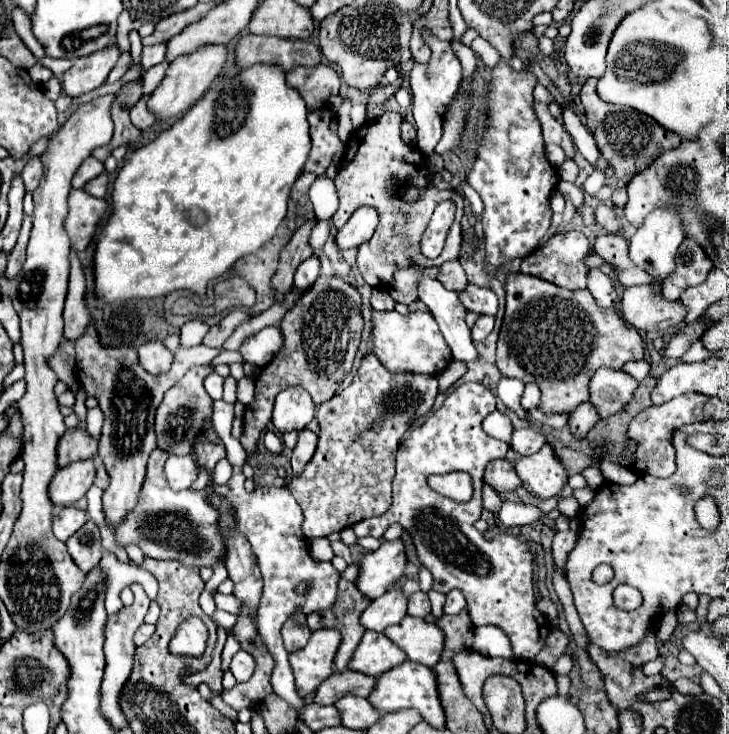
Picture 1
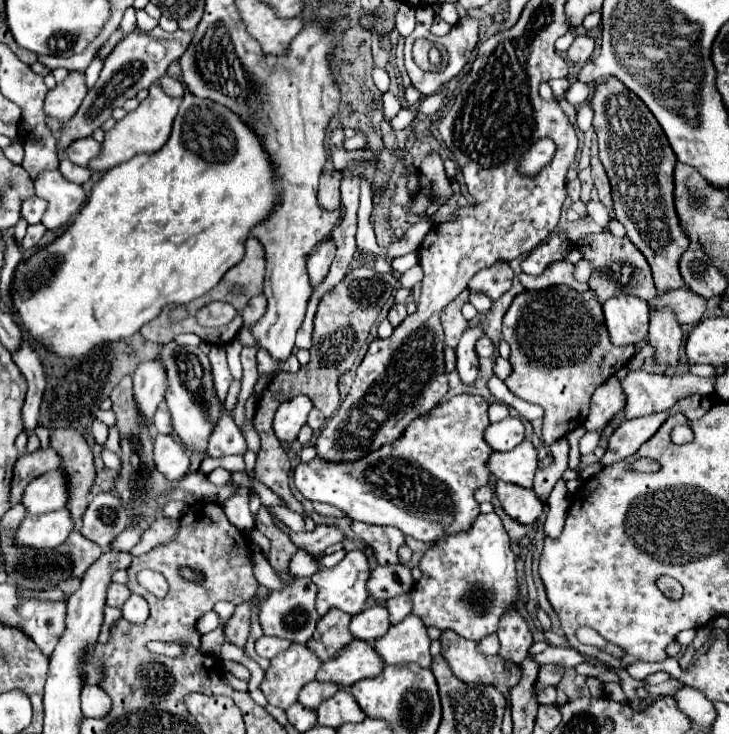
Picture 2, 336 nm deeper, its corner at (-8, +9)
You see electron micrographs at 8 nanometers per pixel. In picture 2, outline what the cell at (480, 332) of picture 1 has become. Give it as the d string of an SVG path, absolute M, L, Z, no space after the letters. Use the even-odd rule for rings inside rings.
M482 337L478 343L476 343L476 353L478 357L492 357L494 355L494 343L490 337Z

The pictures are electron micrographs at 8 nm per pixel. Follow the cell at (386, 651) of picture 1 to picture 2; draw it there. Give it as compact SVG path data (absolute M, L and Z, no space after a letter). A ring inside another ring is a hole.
M356 639L350 645L346 645L334 659L324 661L320 665L316 679L350 687L360 679L380 675L382 669L384 669L384 659L376 655L374 647L370 643Z

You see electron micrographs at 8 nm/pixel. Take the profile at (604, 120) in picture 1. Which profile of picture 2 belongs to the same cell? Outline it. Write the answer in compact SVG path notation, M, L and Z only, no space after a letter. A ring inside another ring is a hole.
M610 77L604 85L596 85L590 99L594 109L594 129L598 135L600 161L612 185L614 215L626 227L628 239L646 257L654 283L660 291L680 289L684 281L678 273L678 259L688 249L690 241L684 235L674 211L674 165L676 155L650 113L650 109L626 89L618 79Z

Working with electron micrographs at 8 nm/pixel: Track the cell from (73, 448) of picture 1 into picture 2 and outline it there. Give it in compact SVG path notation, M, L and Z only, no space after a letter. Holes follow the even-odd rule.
M52 447L48 449L38 449L34 453L22 455L16 465L14 465L14 477L12 477L12 491L10 491L10 501L12 505L16 505L22 495L26 485L40 477L46 471L58 469L60 467L60 455L56 455L56 451L52 451Z

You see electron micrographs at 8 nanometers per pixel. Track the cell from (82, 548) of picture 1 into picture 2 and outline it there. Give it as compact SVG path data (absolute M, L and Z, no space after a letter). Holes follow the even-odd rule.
M112 493L94 495L84 517L80 533L100 547L108 547L128 525L128 513Z

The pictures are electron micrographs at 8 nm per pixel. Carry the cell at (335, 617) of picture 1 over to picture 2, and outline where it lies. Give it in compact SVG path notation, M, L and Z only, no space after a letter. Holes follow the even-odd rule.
M328 611L324 617L320 617L316 631L312 639L308 641L308 647L322 659L332 659L340 649L344 649L352 639L352 633L348 629L352 615L344 611Z

